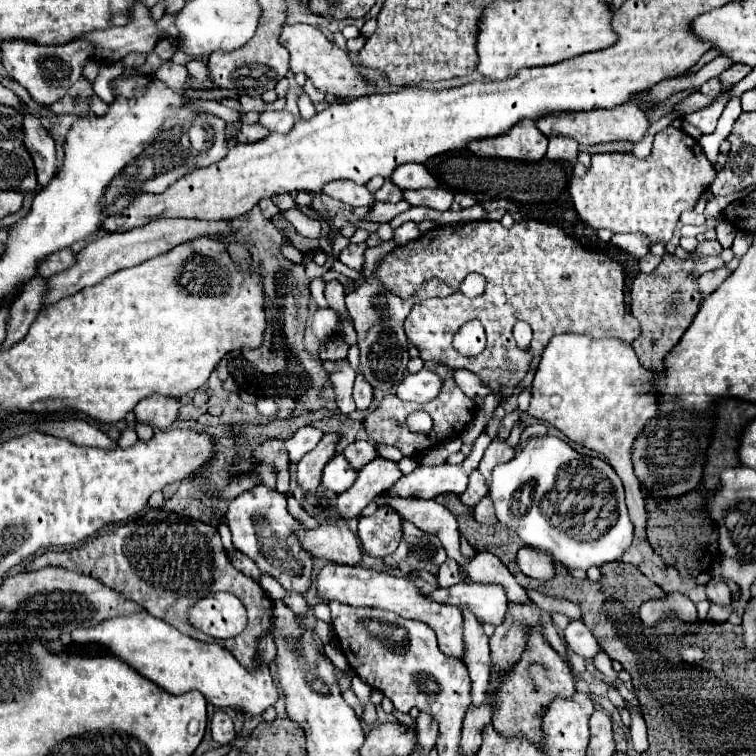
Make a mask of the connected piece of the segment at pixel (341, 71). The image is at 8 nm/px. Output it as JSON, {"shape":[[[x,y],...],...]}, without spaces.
{"shape":[[[286,23],[280,29],[280,45],[284,45],[290,53],[290,69],[294,73],[304,71],[314,81],[314,85],[324,93],[334,93],[342,99],[354,99],[366,93],[374,93],[374,85],[366,83],[358,75],[356,65],[348,57],[348,51],[332,45],[332,41],[328,41],[320,29],[306,23],[294,23],[294,25]]]}

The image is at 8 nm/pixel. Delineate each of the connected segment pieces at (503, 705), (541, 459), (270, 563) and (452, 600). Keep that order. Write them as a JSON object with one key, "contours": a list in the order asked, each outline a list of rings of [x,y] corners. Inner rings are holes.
{"contours":[[[[534,627],[524,629],[528,643],[518,659],[518,663],[512,665],[512,669],[498,675],[498,687],[490,693],[494,701],[492,711],[492,725],[496,731],[500,731],[504,737],[524,735],[530,741],[540,741],[540,717],[544,715],[548,703],[552,697],[572,697],[574,695],[574,675],[570,665],[552,649],[552,645],[544,639],[542,633],[538,633]]],[[[530,437],[526,445],[518,449],[512,461],[496,465],[492,471],[488,497],[494,503],[498,523],[512,529],[526,547],[548,553],[548,557],[552,557],[556,565],[562,565],[566,569],[586,571],[592,565],[602,567],[606,563],[618,561],[622,553],[632,545],[634,525],[630,521],[624,501],[624,487],[616,471],[604,459],[582,455],[558,437]]],[[[264,485],[244,491],[228,503],[224,519],[228,521],[228,527],[232,531],[234,547],[244,555],[248,555],[252,561],[256,561],[260,571],[272,575],[286,591],[292,593],[304,593],[310,587],[312,555],[300,547],[300,541],[294,535],[294,531],[302,529],[302,525],[286,511],[286,497],[282,493],[278,493],[276,489],[268,489]],[[258,517],[260,517],[260,531],[258,531]]],[[[458,583],[454,587],[438,587],[430,595],[432,601],[454,605],[460,611],[468,609],[476,615],[478,621],[500,625],[504,621],[504,613],[508,607],[506,593],[500,585],[484,585],[484,583]]]]}

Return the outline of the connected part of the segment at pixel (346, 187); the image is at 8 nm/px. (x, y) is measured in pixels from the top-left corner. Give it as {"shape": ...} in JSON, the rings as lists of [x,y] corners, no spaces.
{"shape":[[[332,181],[330,185],[324,185],[322,189],[334,199],[340,199],[352,207],[372,207],[376,203],[374,193],[368,191],[366,185],[356,185],[352,181]]]}

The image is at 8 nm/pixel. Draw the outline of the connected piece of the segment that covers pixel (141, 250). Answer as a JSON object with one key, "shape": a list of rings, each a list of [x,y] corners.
{"shape":[[[154,219],[150,221],[148,225],[144,227],[136,227],[132,231],[124,231],[124,233],[108,233],[92,243],[88,243],[78,255],[76,255],[76,265],[72,269],[68,269],[66,273],[58,273],[58,277],[50,277],[48,279],[48,285],[52,285],[50,293],[48,293],[48,301],[46,305],[50,303],[56,303],[58,299],[62,297],[68,297],[68,293],[76,293],[80,291],[82,287],[90,287],[90,285],[96,285],[98,281],[102,281],[106,275],[112,275],[120,269],[126,269],[126,267],[134,267],[134,265],[140,265],[142,261],[146,259],[152,259],[156,255],[162,255],[166,251],[170,251],[172,247],[176,247],[178,243],[184,243],[188,239],[196,239],[196,237],[202,237],[202,235],[212,235],[212,233],[222,233],[222,235],[228,235],[230,227],[228,227],[228,221],[198,221],[198,219]]]}

